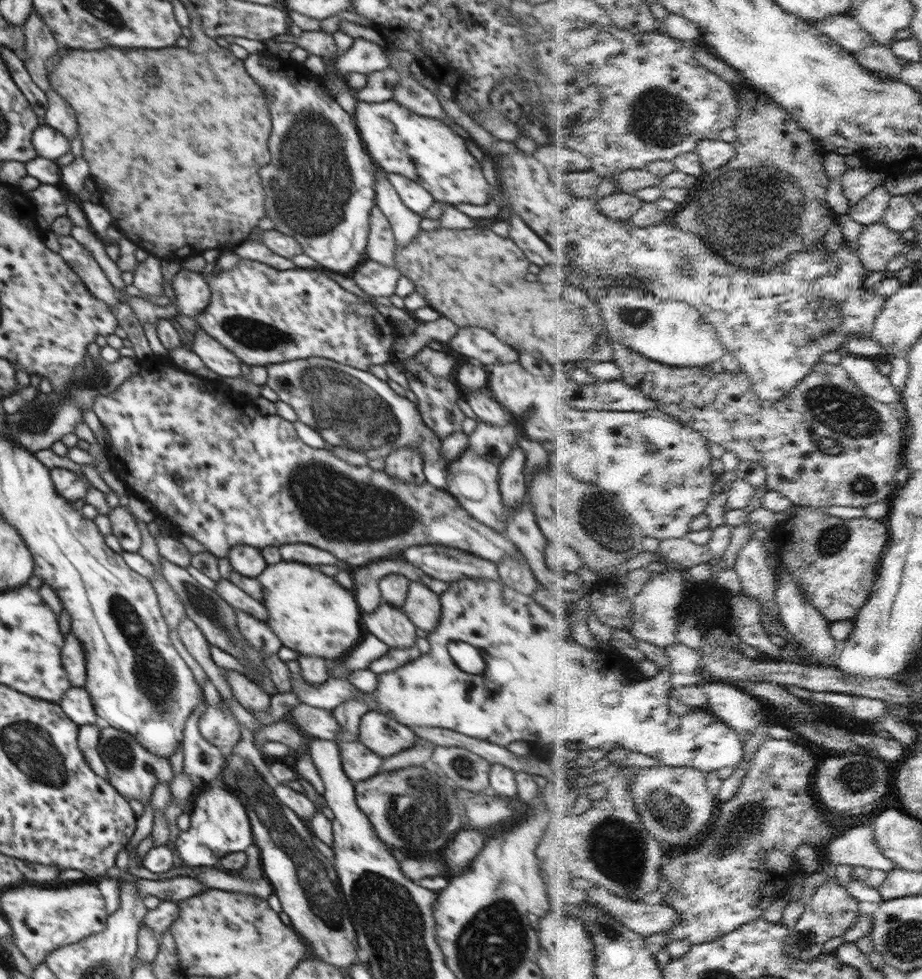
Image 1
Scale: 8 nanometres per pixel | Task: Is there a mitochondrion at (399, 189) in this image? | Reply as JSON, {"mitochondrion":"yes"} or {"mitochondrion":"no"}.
{"mitochondrion":"no"}

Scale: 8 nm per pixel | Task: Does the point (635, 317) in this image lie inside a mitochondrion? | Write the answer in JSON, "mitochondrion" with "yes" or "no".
{"mitochondrion":"yes"}

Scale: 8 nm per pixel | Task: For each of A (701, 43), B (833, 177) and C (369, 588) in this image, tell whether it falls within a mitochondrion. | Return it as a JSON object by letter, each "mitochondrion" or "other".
{"A":"other","B":"other","C":"other"}

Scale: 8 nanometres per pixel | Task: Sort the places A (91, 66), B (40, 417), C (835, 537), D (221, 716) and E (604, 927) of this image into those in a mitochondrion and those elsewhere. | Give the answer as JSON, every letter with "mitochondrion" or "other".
{"A":"other","B":"mitochondrion","C":"mitochondrion","D":"other","E":"mitochondrion"}

